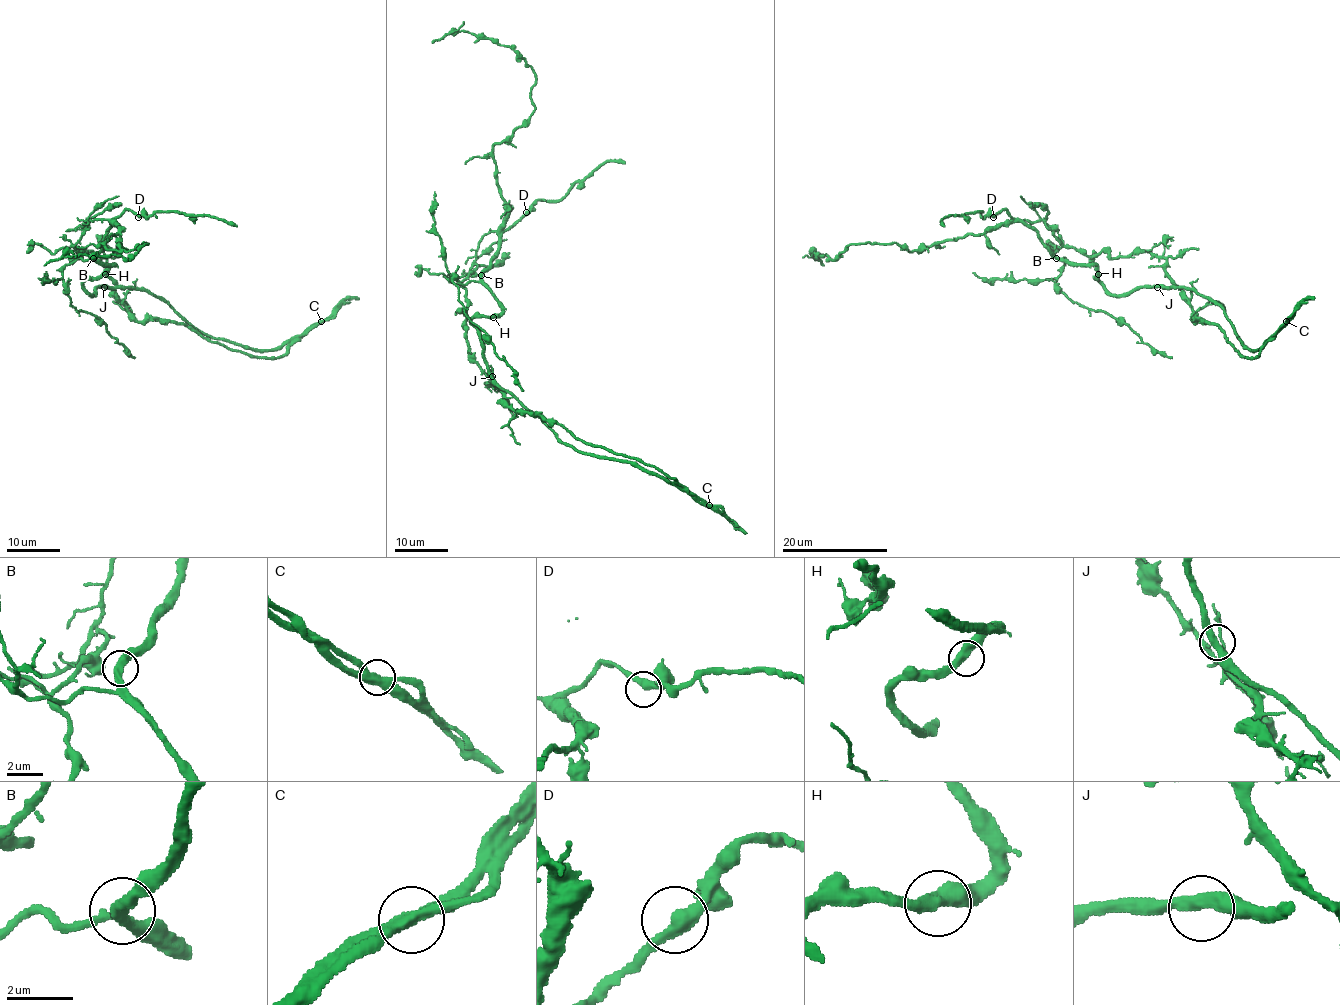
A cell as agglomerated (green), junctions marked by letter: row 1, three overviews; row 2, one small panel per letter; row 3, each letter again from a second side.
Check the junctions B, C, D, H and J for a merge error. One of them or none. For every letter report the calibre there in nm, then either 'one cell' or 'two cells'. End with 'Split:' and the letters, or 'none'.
B: calibre 400 nm; one cell
C: calibre 400 nm; two cells
D: calibre 400 nm; one cell
H: calibre 400 nm; one cell
J: calibre 400 nm; one cell
Split: C

